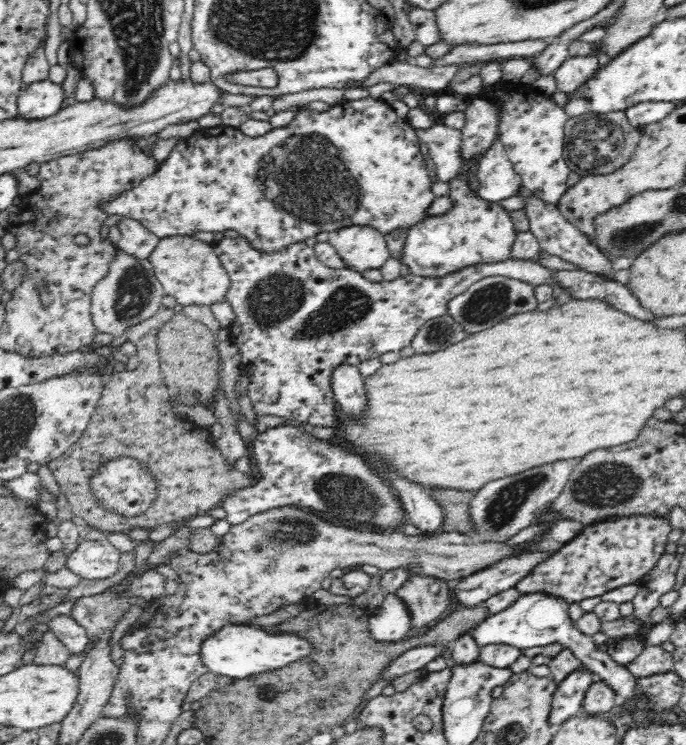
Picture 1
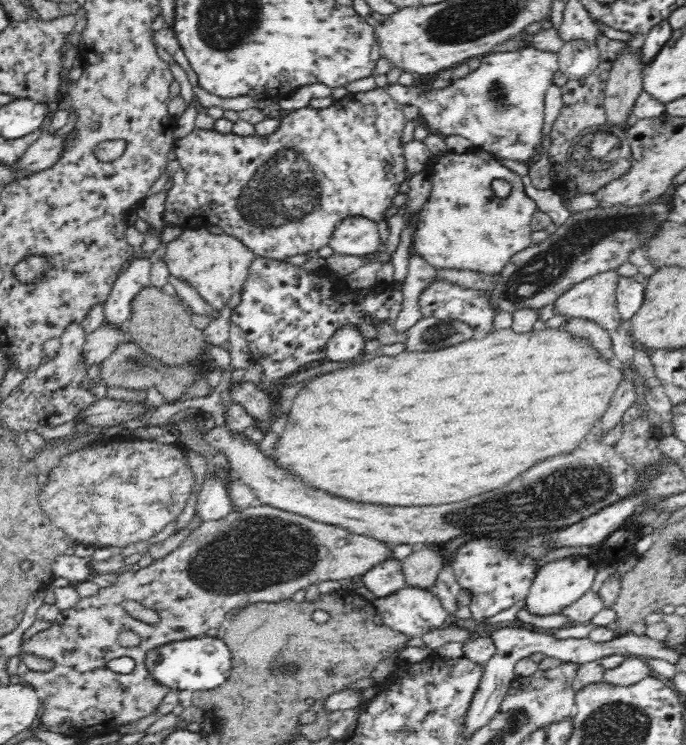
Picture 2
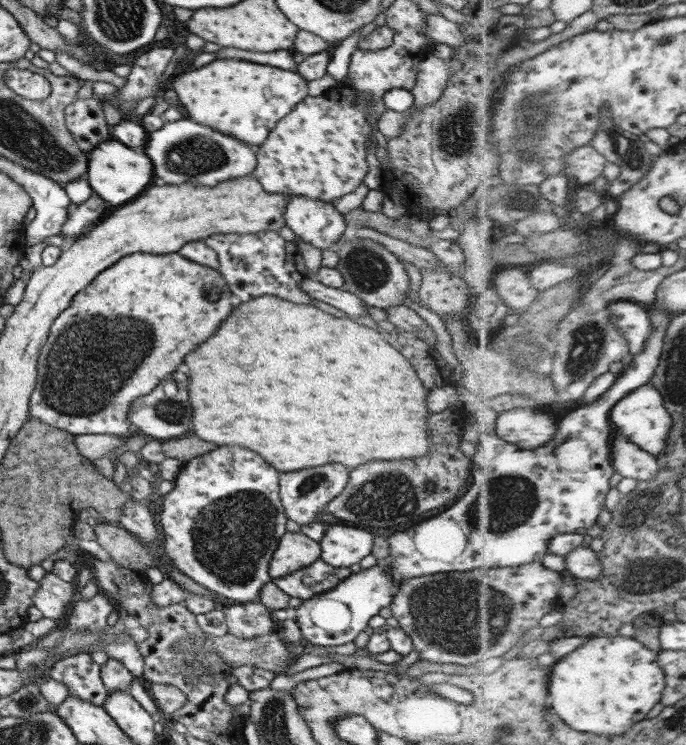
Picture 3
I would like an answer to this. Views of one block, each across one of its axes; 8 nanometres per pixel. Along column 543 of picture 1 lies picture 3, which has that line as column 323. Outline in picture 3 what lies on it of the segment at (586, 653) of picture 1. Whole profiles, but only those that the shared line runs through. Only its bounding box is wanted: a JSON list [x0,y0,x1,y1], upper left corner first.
[296,562,394,646]

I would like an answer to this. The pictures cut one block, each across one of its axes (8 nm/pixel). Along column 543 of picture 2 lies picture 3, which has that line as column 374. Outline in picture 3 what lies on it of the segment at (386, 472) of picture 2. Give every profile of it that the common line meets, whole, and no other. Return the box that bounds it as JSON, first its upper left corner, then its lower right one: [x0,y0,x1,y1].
[186,295,430,472]

